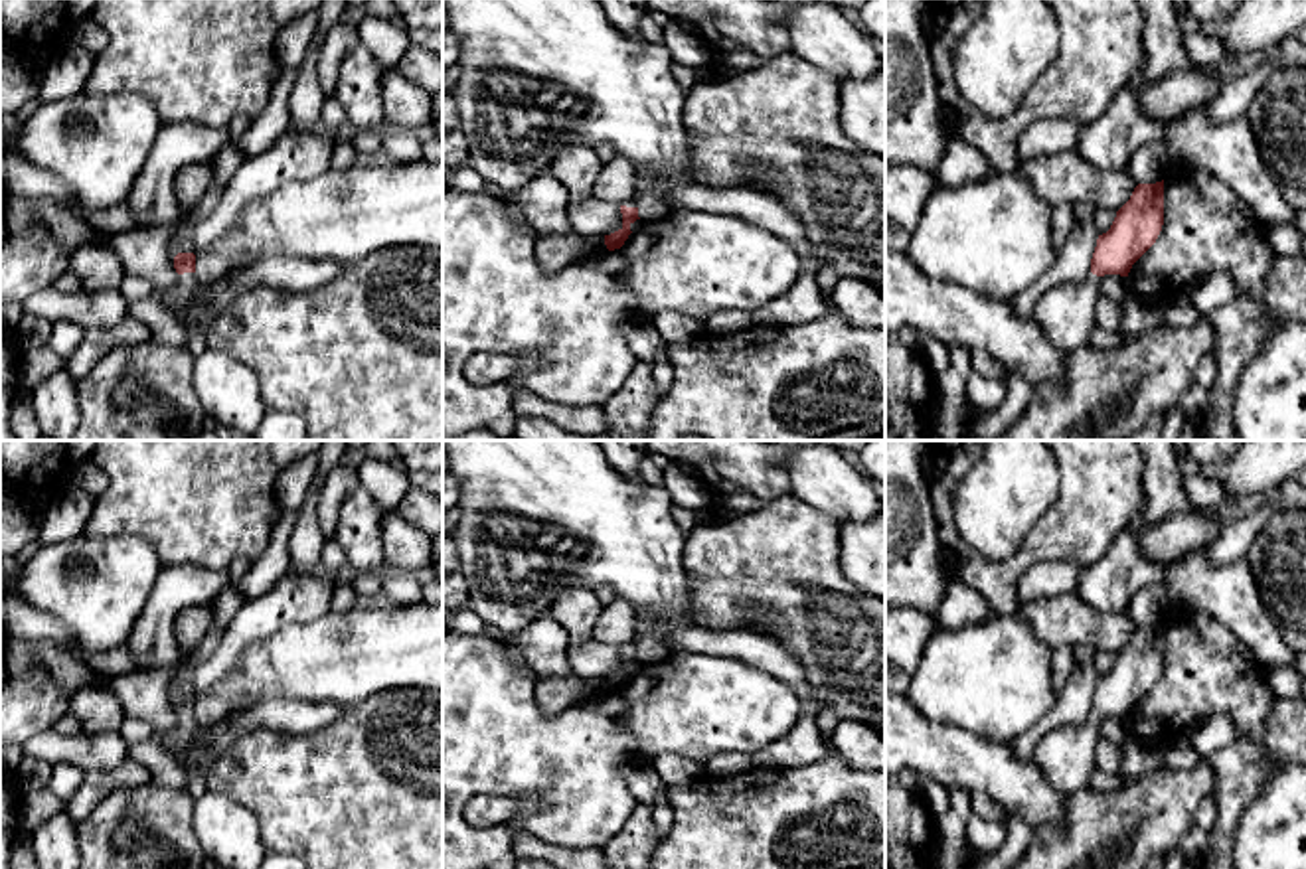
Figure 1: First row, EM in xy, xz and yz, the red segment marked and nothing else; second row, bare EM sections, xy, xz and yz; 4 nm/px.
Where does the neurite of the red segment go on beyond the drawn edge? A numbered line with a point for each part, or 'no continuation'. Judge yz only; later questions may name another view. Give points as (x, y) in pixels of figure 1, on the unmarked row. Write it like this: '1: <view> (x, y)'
1: yz (1065, 755)

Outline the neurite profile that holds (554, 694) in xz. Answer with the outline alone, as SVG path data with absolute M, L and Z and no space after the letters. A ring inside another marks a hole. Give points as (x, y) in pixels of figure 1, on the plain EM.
M575 673L537 677L535 699L541 715L553 717L579 703L585 679Z

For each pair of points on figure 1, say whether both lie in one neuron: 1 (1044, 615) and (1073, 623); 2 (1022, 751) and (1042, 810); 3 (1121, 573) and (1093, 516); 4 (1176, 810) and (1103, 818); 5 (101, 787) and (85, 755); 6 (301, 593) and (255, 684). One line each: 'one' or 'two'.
1: one
2: two
3: two
4: one
5: two
6: two

